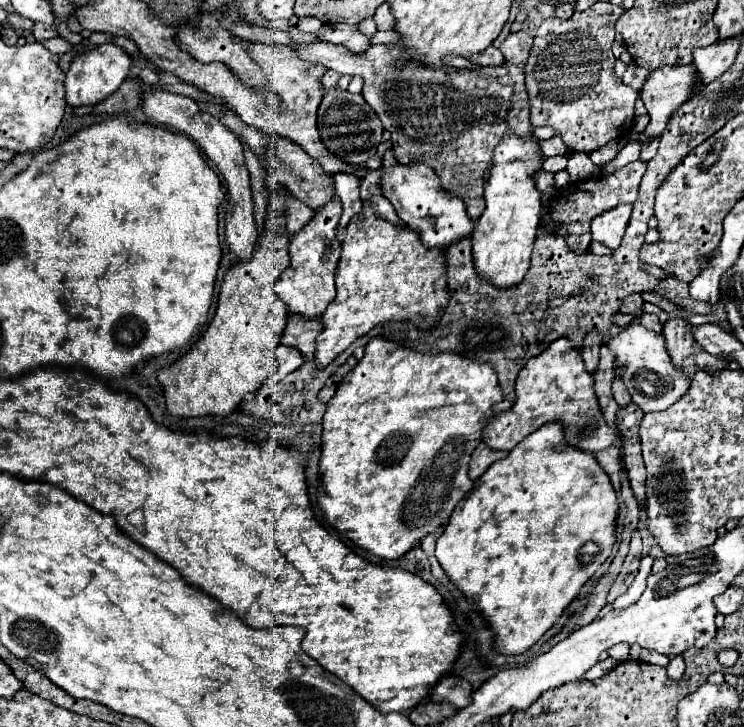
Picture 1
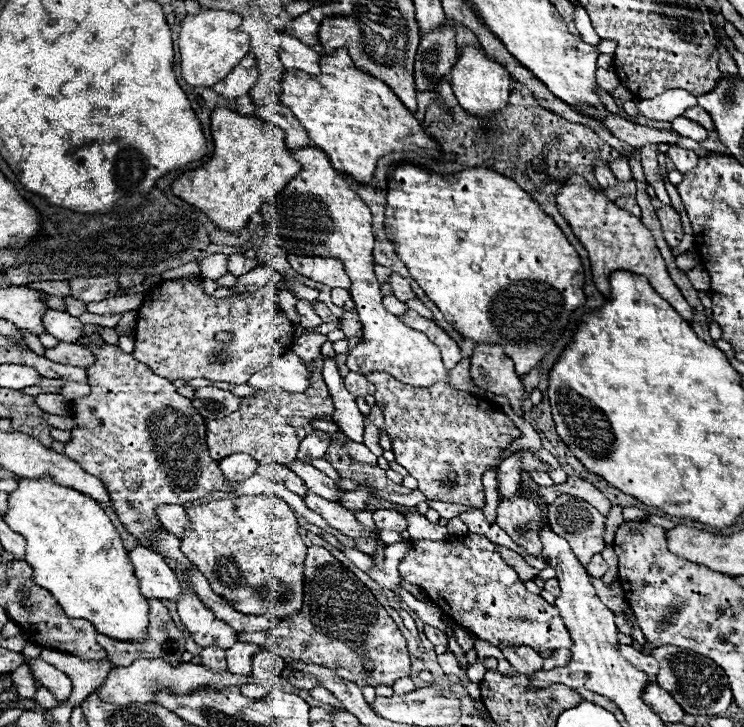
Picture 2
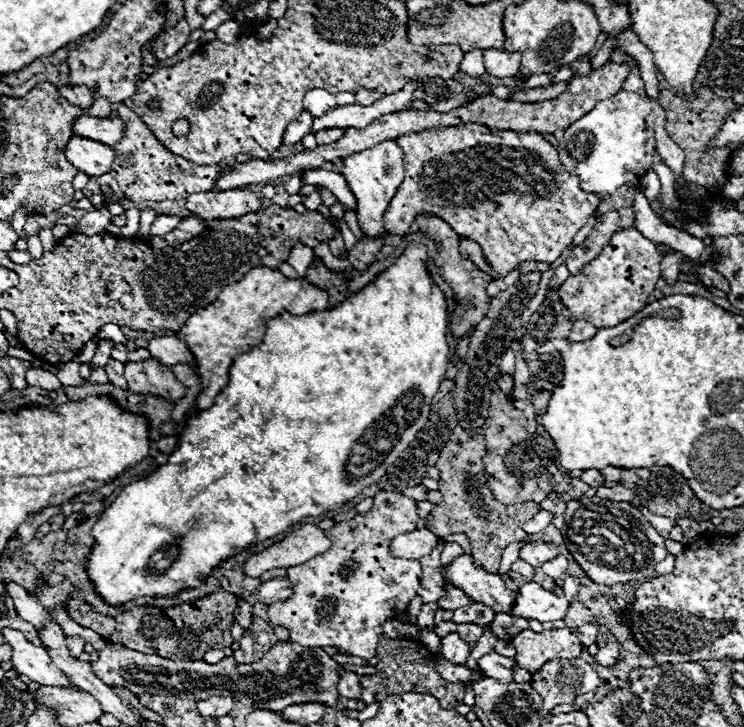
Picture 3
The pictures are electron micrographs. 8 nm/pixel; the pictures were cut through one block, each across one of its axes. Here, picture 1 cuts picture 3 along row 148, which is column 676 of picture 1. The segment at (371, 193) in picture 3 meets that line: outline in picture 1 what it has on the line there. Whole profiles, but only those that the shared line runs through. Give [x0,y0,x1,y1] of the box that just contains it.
[608,322,690,412]

